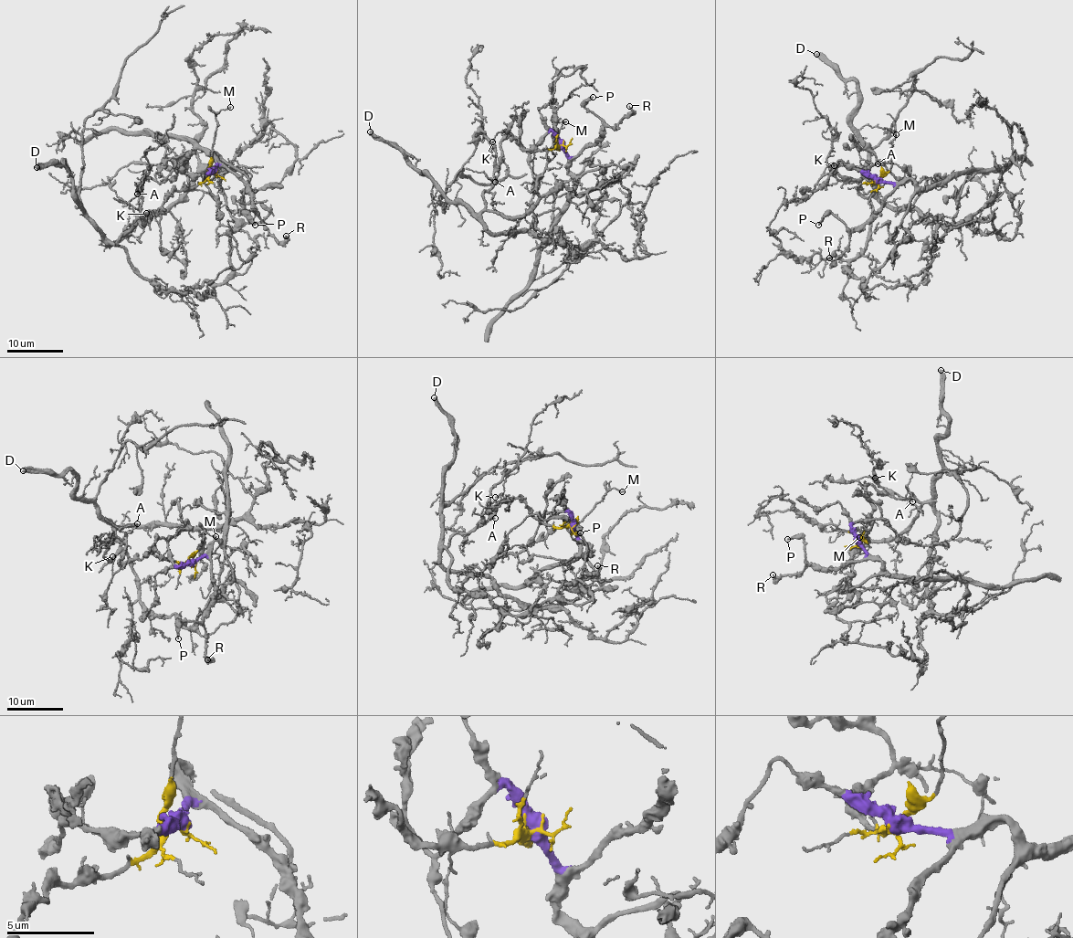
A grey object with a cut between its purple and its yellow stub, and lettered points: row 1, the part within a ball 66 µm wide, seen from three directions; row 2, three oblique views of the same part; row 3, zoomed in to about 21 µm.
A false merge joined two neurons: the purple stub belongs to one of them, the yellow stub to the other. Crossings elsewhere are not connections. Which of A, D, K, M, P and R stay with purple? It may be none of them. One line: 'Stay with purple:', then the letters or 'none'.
Stay with purple: P, R

